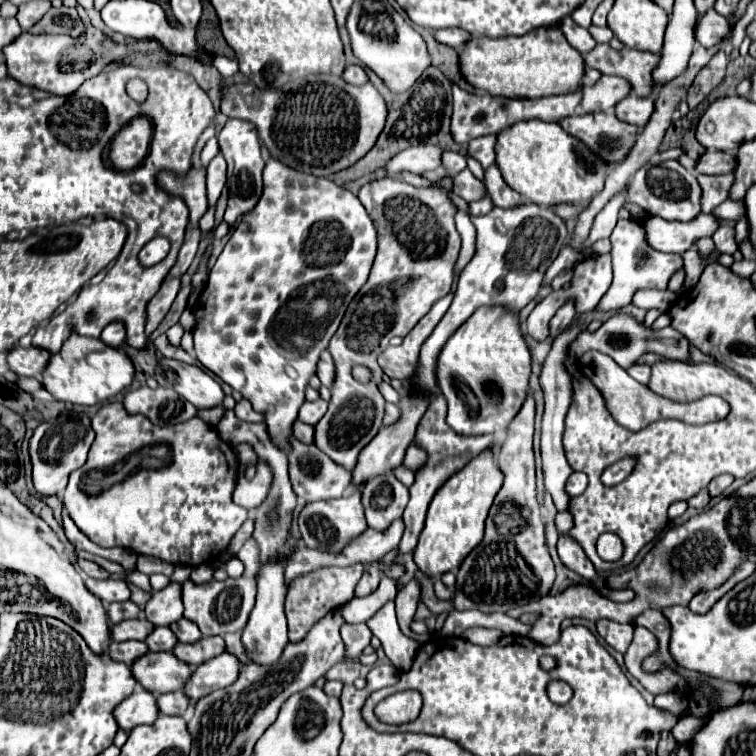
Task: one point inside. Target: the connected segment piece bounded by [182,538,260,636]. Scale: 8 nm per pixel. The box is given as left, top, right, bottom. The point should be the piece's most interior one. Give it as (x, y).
(217, 607)

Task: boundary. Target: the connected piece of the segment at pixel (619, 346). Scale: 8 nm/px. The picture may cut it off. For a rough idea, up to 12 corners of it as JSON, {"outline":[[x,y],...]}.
{"outline":[[616,314],[570,346],[630,368],[642,354],[690,362],[690,342],[672,326],[652,332]]}

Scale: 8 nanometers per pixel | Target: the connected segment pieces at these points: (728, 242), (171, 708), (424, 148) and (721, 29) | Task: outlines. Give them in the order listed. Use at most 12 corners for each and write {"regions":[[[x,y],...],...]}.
{"regions":[[[722,224],[712,236],[718,252],[734,254],[734,226]],[[182,690],[158,696],[162,714],[182,716],[190,698]],[[418,144],[396,154],[386,170],[414,174],[442,166],[442,148]],[[716,10],[700,16],[696,40],[712,48],[732,38],[732,24]]]}

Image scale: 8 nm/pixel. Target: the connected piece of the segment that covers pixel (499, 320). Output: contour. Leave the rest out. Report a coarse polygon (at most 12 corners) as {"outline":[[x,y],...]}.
{"outline":[[478,308],[436,376],[454,432],[506,430],[528,396],[518,316]]}

